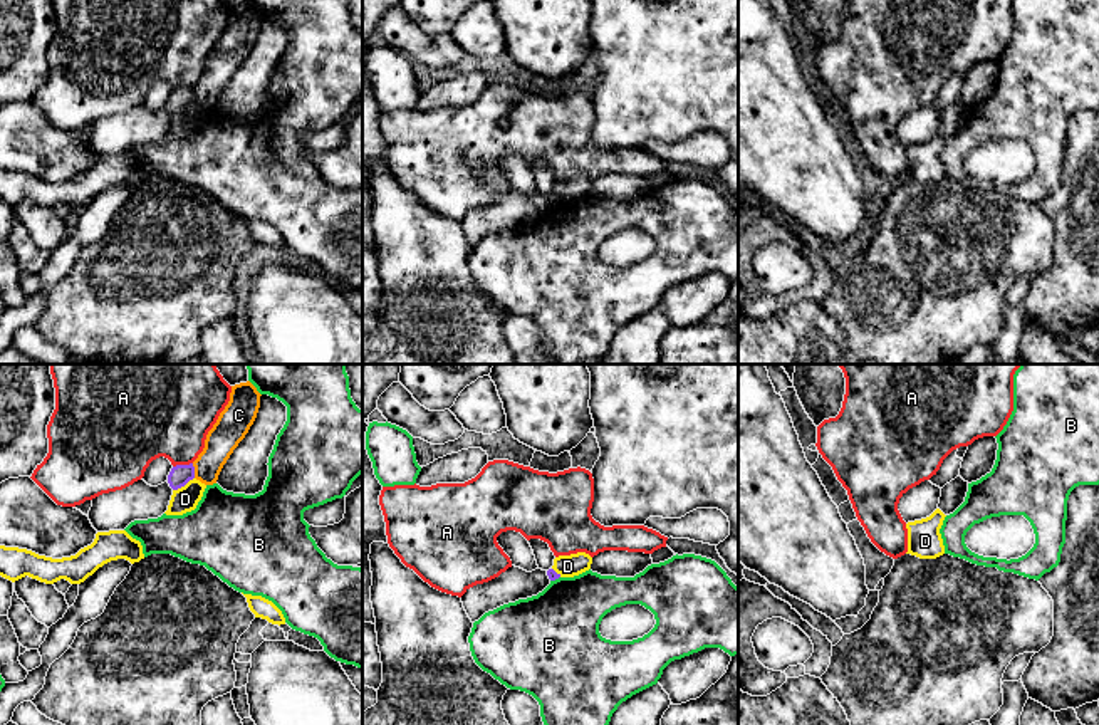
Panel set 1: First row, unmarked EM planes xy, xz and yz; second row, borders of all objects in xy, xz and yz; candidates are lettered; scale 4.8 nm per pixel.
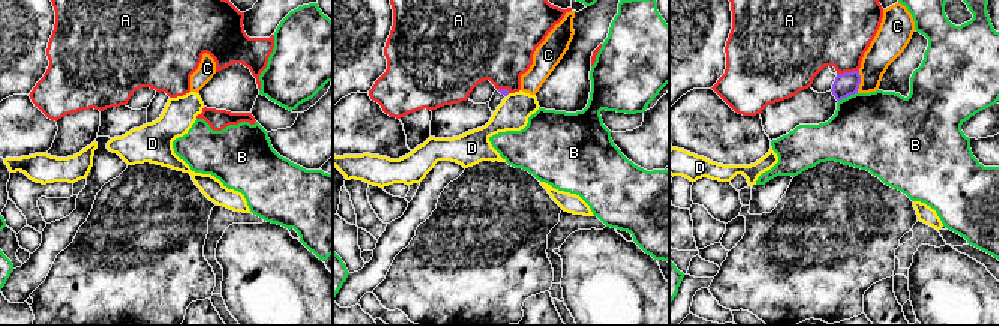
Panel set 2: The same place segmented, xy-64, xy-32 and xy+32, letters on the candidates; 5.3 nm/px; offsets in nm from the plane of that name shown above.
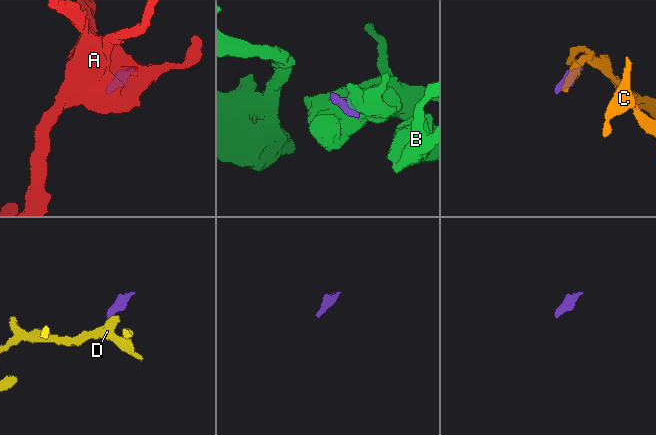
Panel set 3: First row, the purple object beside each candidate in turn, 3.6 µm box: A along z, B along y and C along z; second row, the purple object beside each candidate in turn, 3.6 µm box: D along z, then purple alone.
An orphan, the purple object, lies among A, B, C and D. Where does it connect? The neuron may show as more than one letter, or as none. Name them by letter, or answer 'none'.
none

